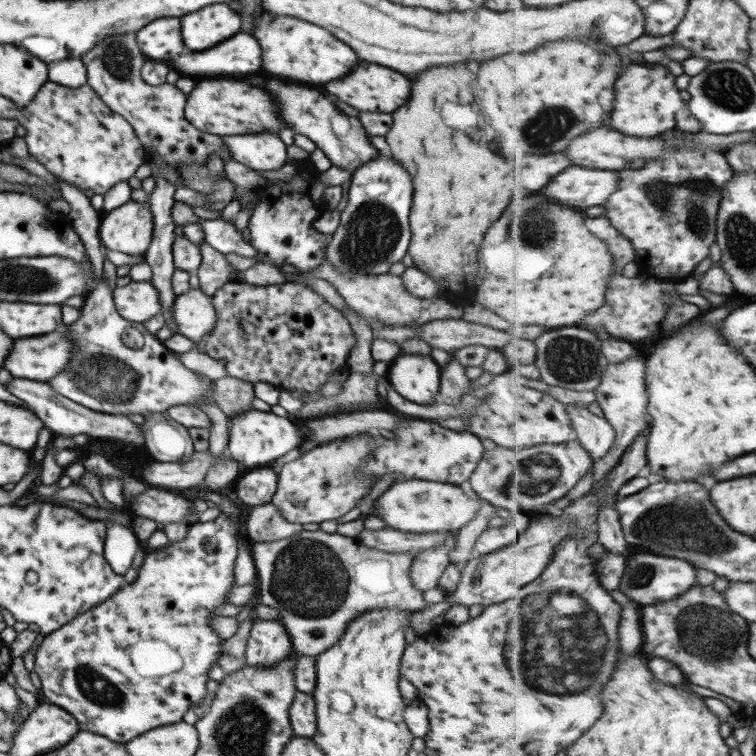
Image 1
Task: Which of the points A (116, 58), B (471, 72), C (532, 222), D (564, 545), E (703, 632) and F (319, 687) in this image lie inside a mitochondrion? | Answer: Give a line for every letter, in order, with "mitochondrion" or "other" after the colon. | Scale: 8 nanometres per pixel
A: mitochondrion
B: other
C: mitochondrion
D: other
E: mitochondrion
F: other

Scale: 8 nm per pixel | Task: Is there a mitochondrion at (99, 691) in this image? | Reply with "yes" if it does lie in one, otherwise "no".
yes

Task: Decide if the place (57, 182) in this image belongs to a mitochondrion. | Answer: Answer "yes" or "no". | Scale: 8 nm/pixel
no

